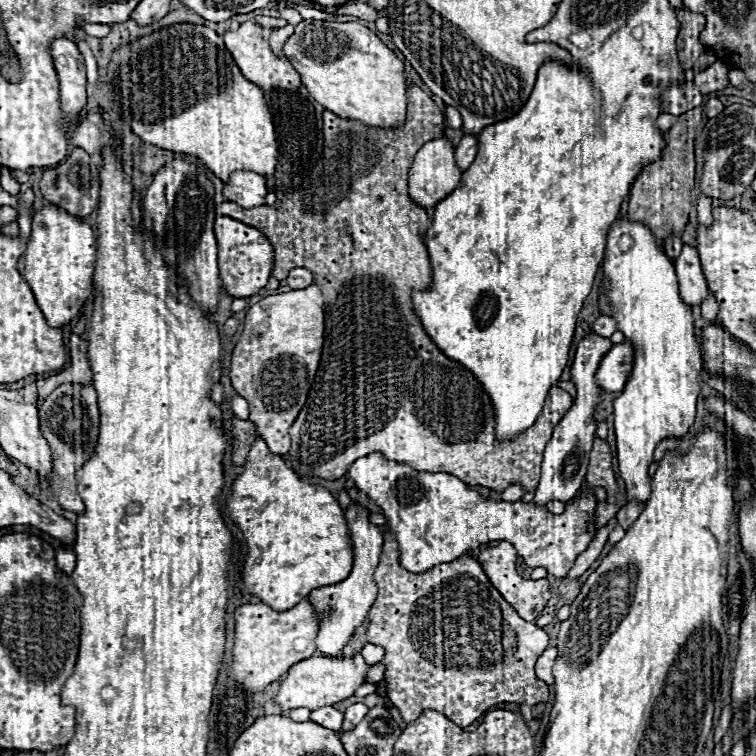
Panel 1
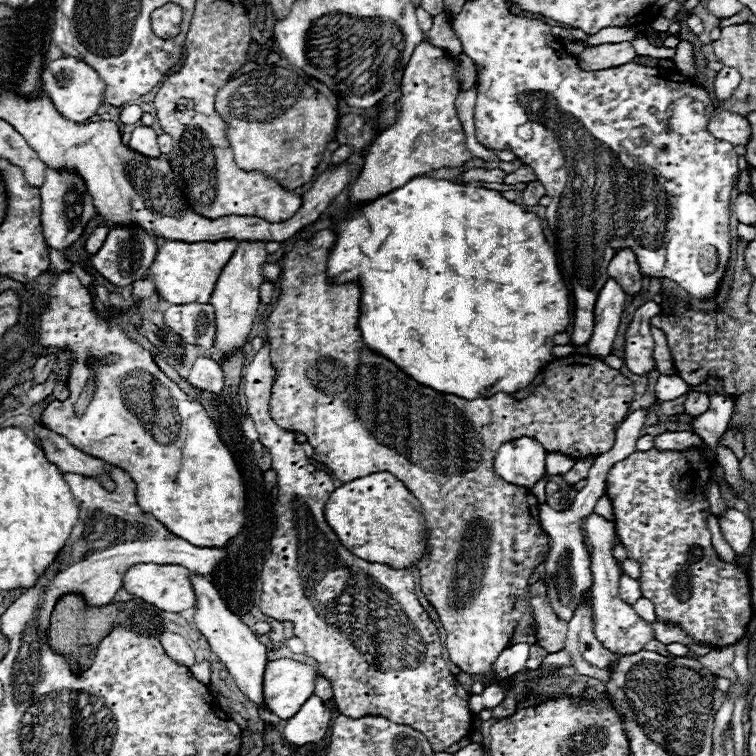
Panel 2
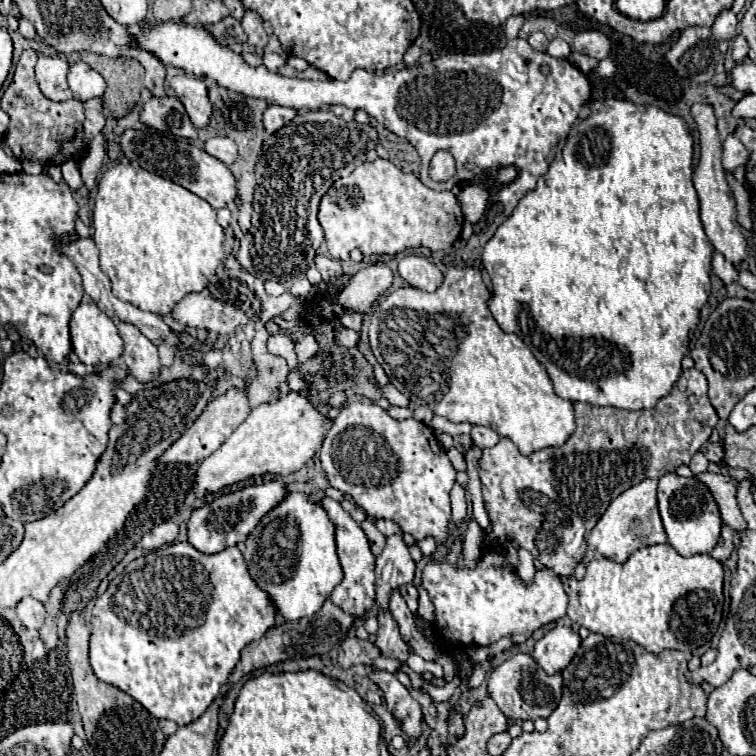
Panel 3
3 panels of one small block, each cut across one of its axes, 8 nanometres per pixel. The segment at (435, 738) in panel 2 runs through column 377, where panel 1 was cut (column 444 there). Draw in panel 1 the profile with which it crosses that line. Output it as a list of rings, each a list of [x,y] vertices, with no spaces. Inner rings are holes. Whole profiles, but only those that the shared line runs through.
[[[386,530],[384,552],[374,578],[378,584],[378,598],[368,610],[366,638],[370,644],[378,644],[386,650],[382,662],[388,666],[388,698],[400,710],[404,722],[414,722],[422,710],[436,710],[460,728],[466,728],[500,702],[534,706],[548,700],[548,684],[534,674],[538,656],[548,648],[548,634],[516,614],[500,592],[492,588],[488,576],[474,558],[462,554],[454,562],[434,566],[422,574],[412,574],[402,568],[398,542],[394,534]]]

